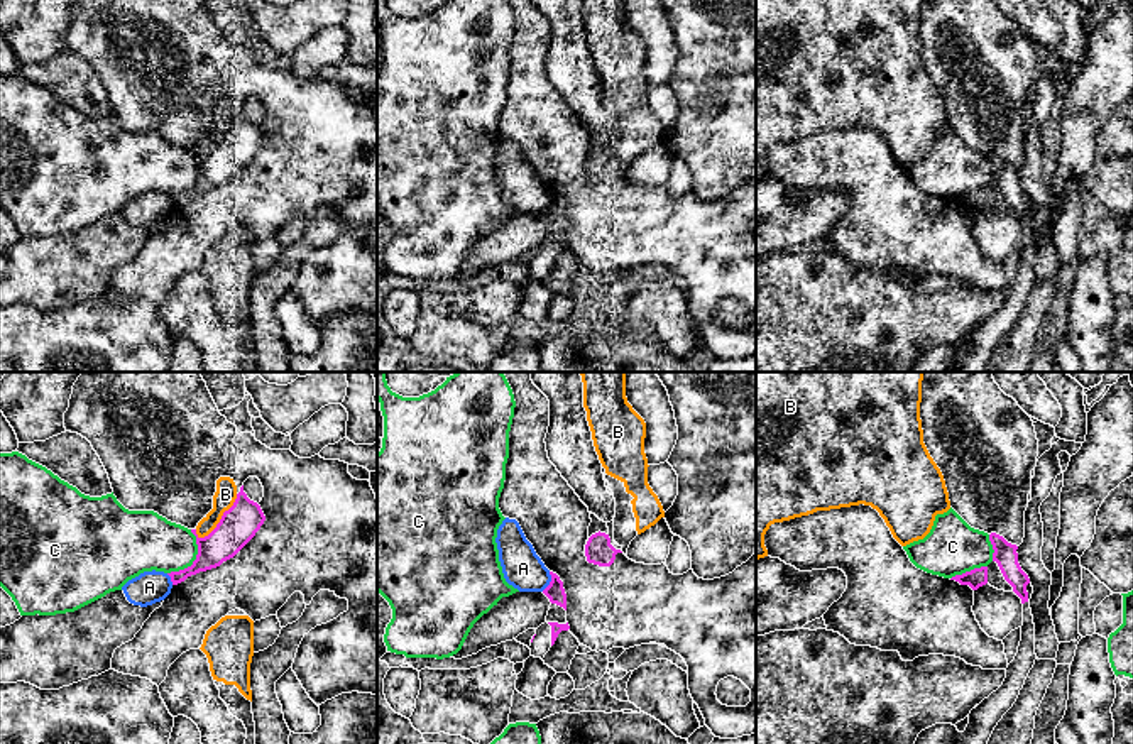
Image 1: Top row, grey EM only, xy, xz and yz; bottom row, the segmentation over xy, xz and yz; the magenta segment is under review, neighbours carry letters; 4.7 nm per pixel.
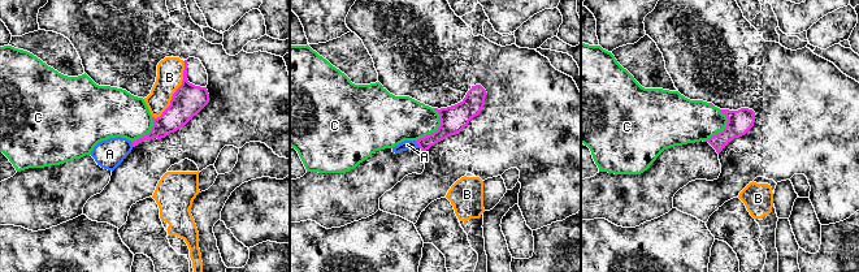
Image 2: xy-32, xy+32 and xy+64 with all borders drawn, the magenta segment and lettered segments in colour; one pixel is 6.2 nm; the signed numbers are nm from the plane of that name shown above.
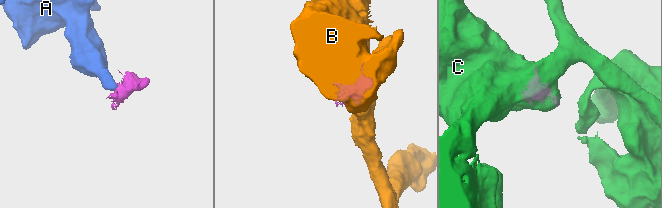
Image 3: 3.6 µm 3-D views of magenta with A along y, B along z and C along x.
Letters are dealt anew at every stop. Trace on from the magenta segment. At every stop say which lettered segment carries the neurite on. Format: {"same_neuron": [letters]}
{"same_neuron": []}

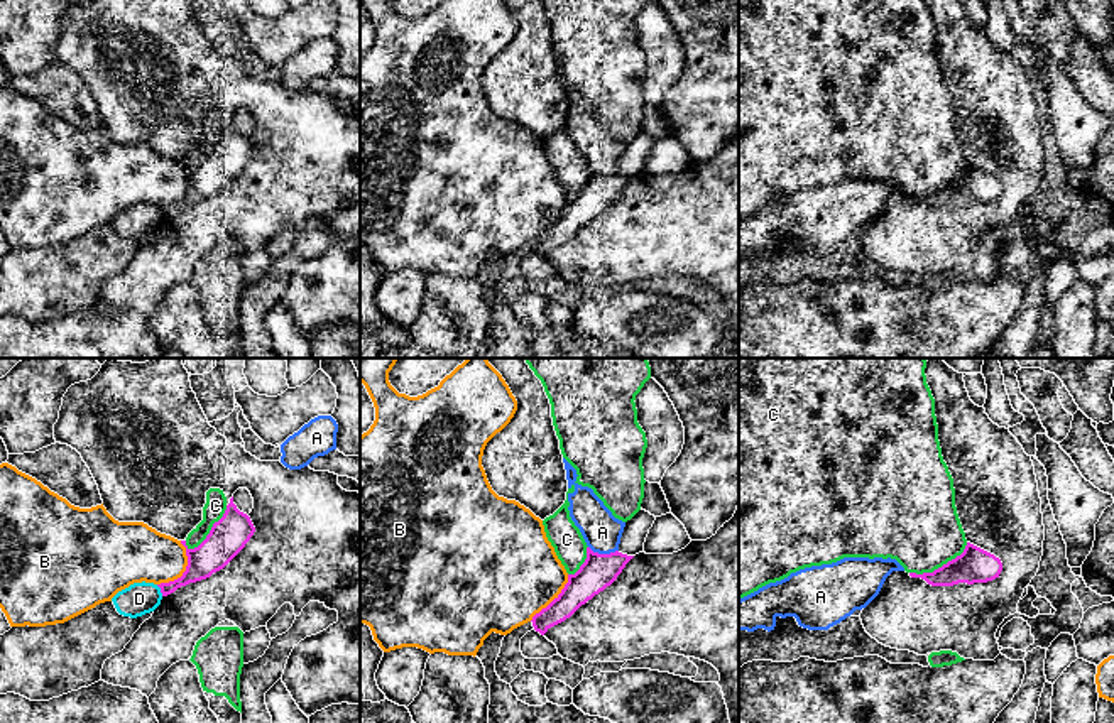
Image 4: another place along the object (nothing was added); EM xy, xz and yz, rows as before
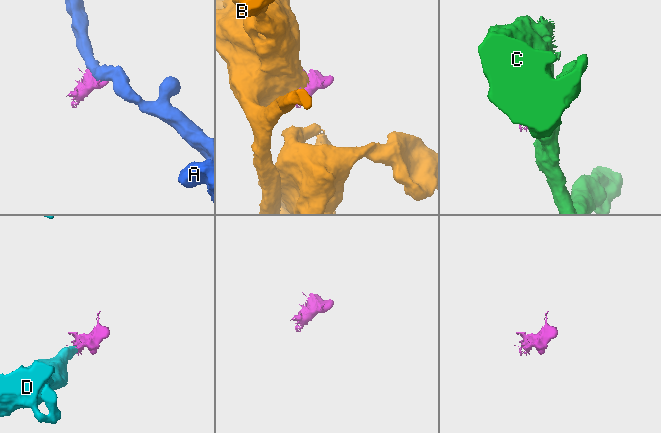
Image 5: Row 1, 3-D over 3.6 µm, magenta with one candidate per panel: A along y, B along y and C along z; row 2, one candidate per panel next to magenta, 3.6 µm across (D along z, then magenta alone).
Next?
{"same_neuron": []}

